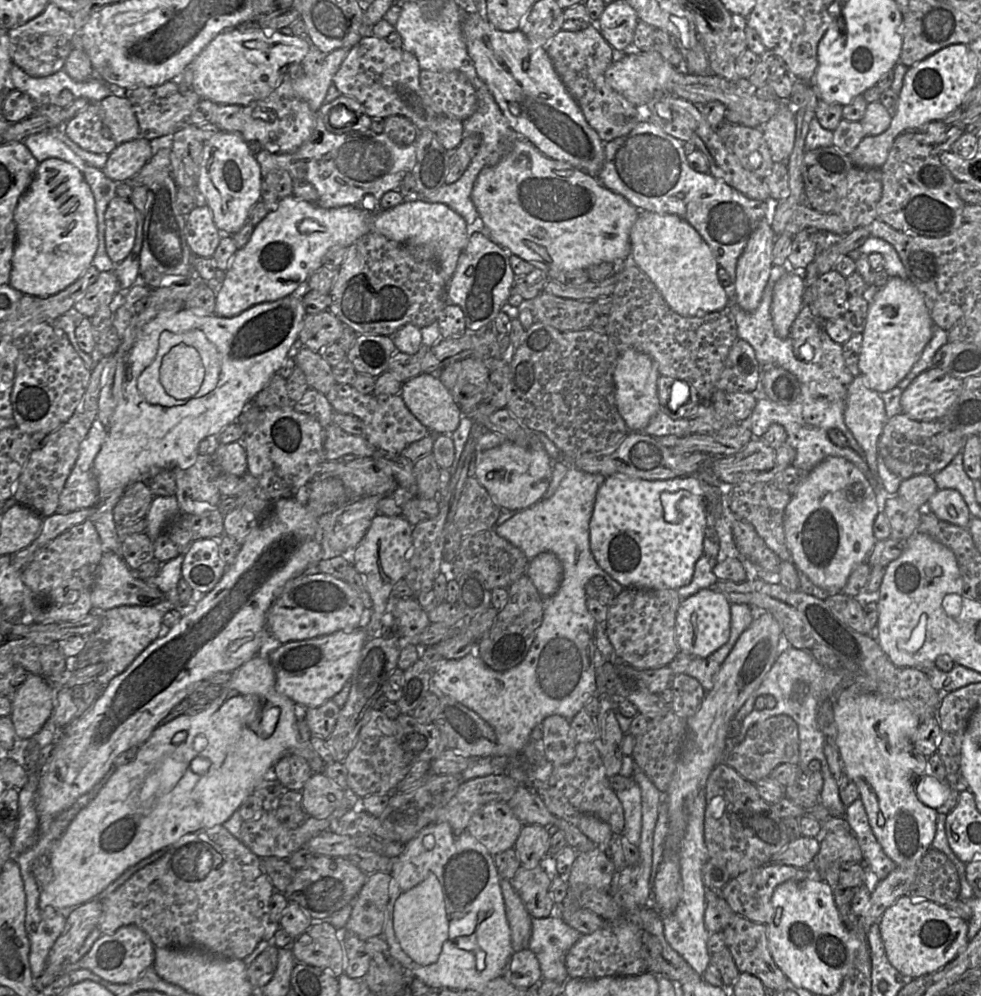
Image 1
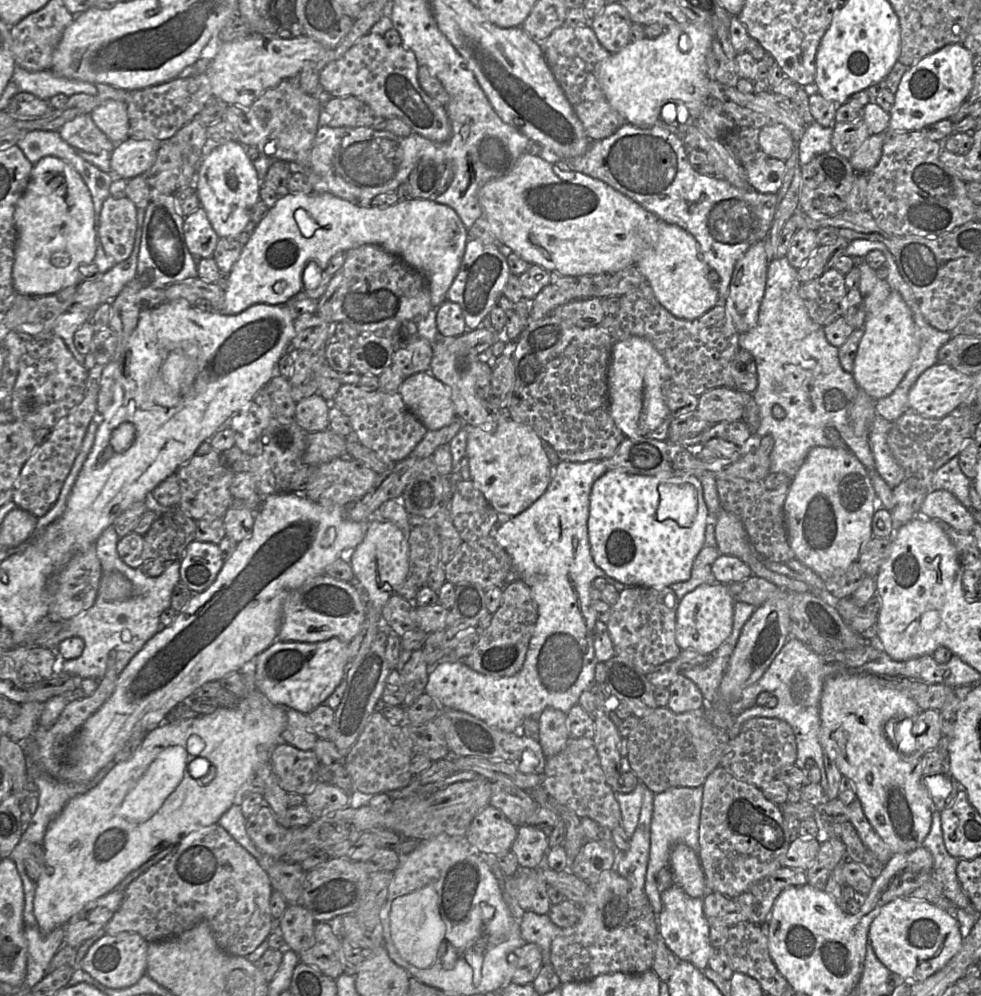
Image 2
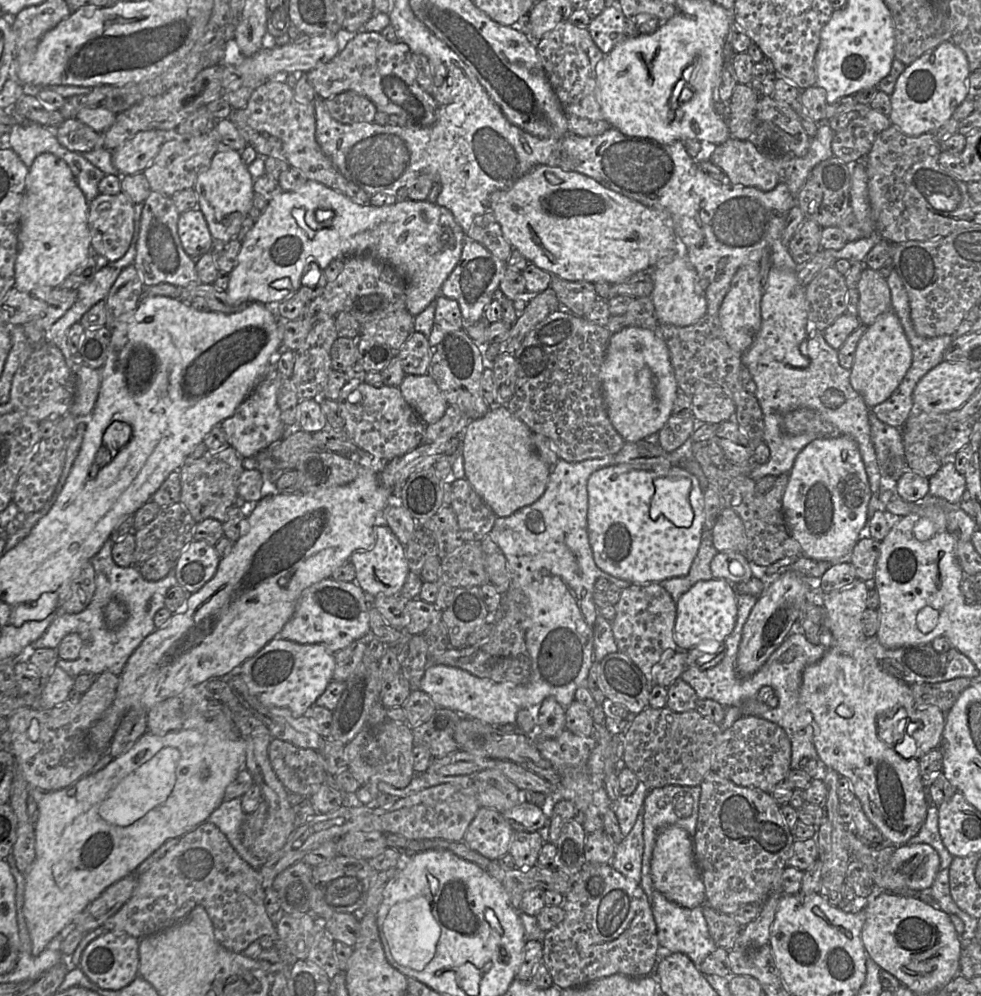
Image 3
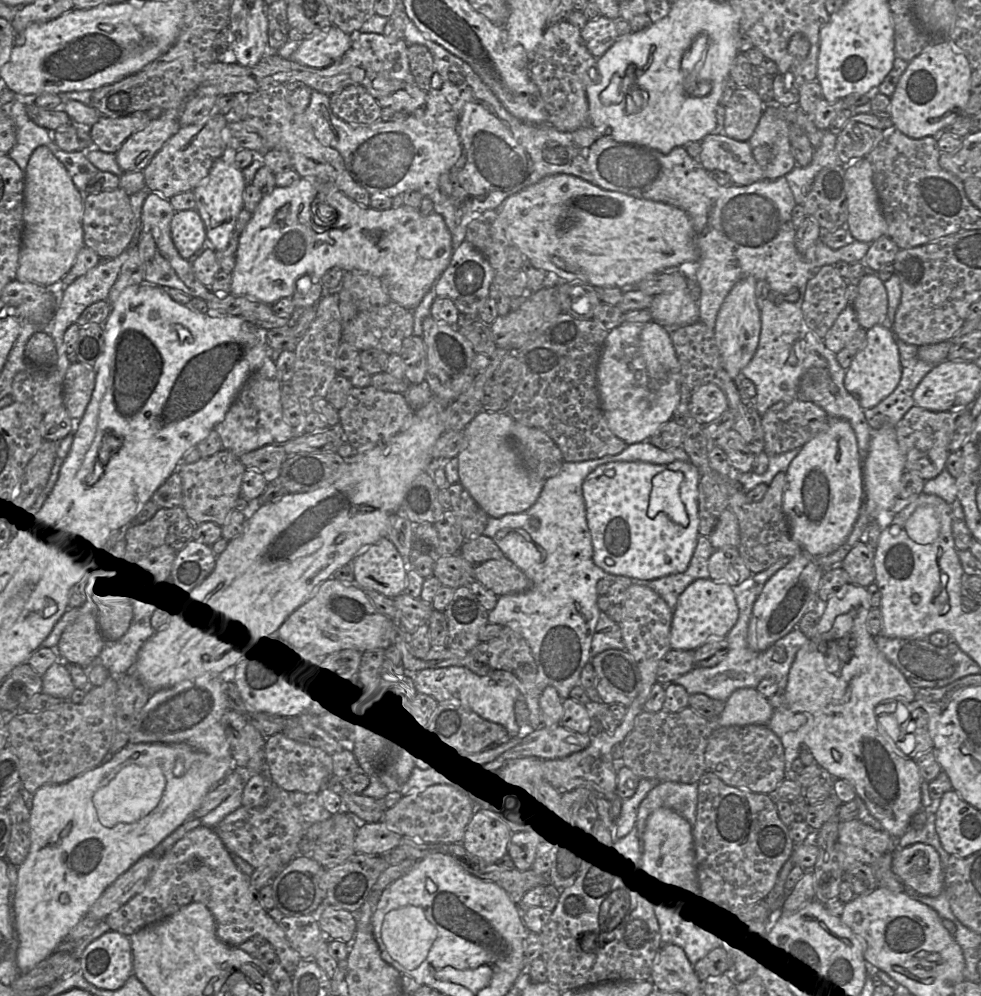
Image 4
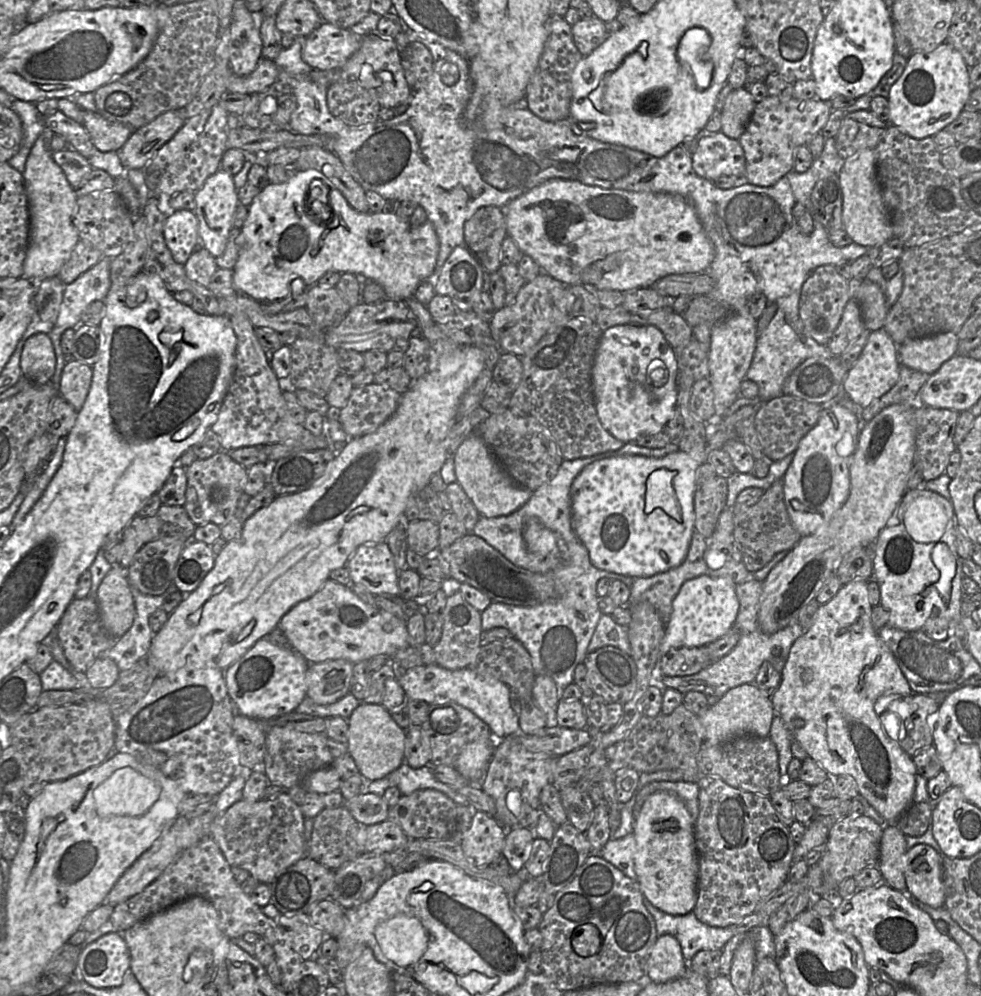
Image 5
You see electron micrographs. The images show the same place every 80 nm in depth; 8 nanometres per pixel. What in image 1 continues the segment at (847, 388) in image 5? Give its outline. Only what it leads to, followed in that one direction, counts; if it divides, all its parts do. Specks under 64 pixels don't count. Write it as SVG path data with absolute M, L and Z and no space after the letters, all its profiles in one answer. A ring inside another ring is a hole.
M889 277L869 302L859 358L860 375L879 394L893 389L910 372L932 338L934 322L917 287L908 279Z

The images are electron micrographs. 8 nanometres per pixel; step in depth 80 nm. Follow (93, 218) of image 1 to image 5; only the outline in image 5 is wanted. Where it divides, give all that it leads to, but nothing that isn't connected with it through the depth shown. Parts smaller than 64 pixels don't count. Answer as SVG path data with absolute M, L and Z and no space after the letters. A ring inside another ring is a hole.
M45 128L35 141L23 172L29 210L29 239L23 263L23 278L41 281L58 276L80 240L73 224L74 209L78 199L61 167L53 160L50 142L53 132Z

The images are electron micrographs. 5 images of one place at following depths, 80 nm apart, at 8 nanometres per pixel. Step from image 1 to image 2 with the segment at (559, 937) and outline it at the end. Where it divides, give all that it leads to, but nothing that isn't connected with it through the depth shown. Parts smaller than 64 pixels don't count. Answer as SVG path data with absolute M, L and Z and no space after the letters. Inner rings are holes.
M525 912L521 917L521 933L524 943L535 943L542 952L543 964L550 964L551 943L562 928L555 925L547 914Z

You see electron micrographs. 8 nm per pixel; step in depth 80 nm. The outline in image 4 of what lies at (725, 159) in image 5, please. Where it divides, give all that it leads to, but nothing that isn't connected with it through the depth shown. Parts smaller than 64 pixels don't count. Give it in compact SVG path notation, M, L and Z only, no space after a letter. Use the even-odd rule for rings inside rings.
M723 133L709 134L701 143L699 163L707 171L728 173L735 185L749 185L764 179L748 141L738 141Z

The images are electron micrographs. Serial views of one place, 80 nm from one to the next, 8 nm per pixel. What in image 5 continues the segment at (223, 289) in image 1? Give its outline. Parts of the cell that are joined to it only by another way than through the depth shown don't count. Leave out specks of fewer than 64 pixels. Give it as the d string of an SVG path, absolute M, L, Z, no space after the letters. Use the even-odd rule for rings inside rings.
M313 169L297 171L293 173L286 182L281 184L269 184L264 189L260 190L248 207L248 216L242 225L241 231L242 247L240 249L237 262L233 268L232 283L238 293L246 295L258 302L272 302L276 300L282 300L288 296L290 292L290 283L293 281L293 279L301 278L306 283L306 285L315 285L319 278L328 271L354 273L361 278L365 278L365 280L375 281L380 286L382 286L388 299L393 301L405 301L414 297L414 293L418 286L434 272L440 247L439 240L432 222L426 220L426 222L423 224L413 228L410 226L409 218L401 218L394 213L388 213L384 211L377 213L371 211L358 212L350 206L342 193L333 186L333 184L323 172ZM313 180L320 180L329 186L329 189L322 188L323 193L321 196L317 195L318 200L328 203L334 212L334 218L328 226L324 226L322 225L323 222L320 220L312 220L308 216L308 207L311 208L313 202L315 201L315 199L312 199L312 196L308 196L309 185Z

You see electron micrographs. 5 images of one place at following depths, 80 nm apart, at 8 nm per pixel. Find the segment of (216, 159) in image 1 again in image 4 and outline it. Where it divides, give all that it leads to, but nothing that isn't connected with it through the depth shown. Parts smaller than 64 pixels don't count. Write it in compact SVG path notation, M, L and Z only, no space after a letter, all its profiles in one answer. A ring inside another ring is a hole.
M227 147L224 156L215 161L208 175L192 190L196 200L195 210L205 226L207 245L216 252L227 248L238 215L243 209L246 182L242 170L233 164L235 152Z

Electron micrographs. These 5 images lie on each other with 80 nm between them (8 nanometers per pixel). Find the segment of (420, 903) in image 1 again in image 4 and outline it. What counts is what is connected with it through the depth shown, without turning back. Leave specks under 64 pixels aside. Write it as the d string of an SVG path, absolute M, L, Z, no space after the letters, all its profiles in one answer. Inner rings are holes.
M406 905L385 916L381 937L392 959L413 970L426 959L437 930L420 907Z

